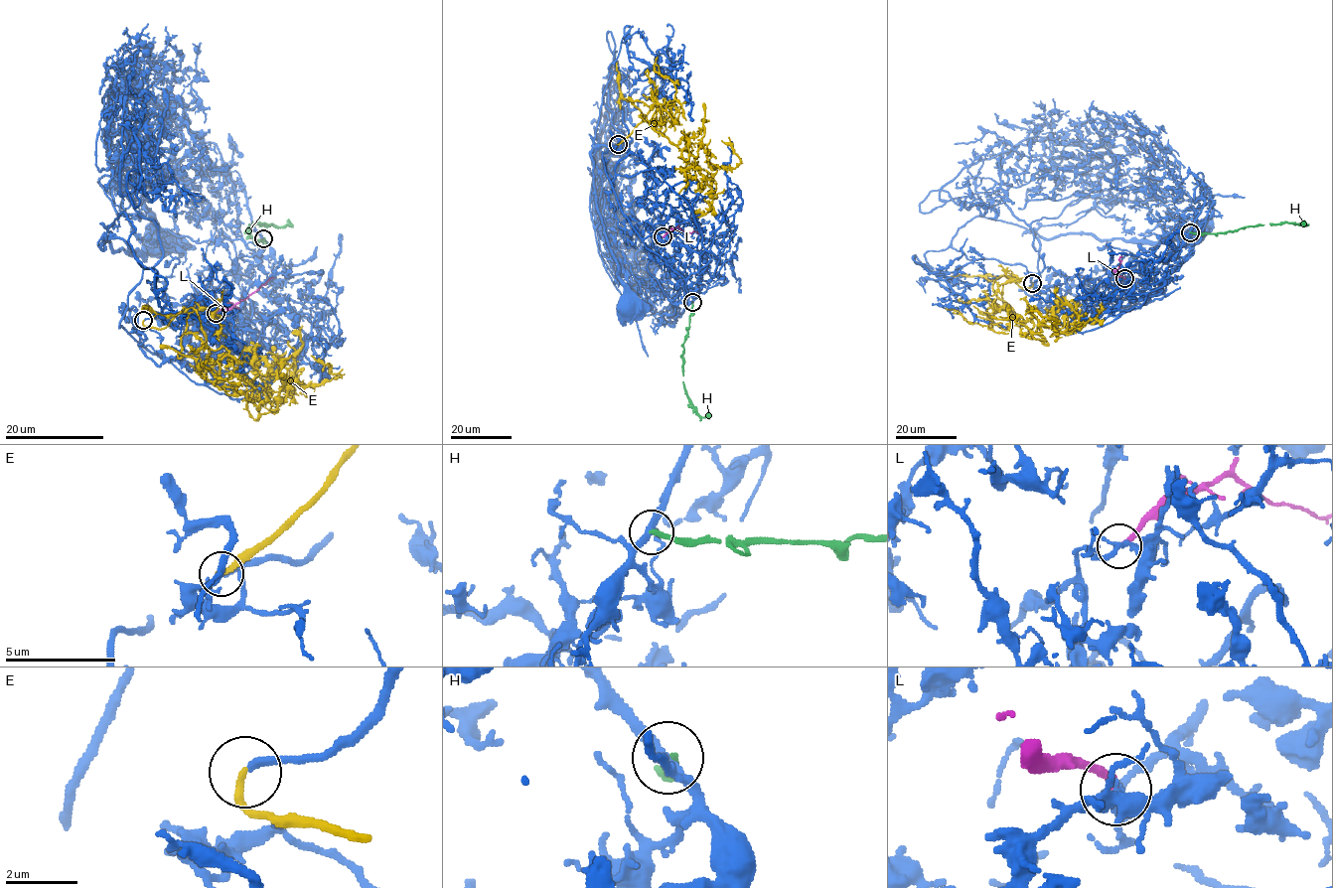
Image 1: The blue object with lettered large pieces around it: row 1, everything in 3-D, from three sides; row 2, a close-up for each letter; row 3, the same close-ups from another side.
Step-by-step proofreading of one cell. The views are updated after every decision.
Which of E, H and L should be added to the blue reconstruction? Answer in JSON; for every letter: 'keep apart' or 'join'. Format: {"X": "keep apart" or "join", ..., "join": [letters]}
{"E": "join", "H": "keep apart", "L": "keep apart", "join": ["E"]}

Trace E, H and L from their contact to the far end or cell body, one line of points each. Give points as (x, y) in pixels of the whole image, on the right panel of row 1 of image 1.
E: (1032, 283), (1009, 277), (1002, 301), (1021, 321), (1033, 317), (1044, 341), (1033, 335), (1056, 321), (1028, 305)
H: (1190, 232), (1225, 233), (1244, 226), (1289, 222), (1302, 223)
L: (1124, 278), (1115, 272), (1121, 256)

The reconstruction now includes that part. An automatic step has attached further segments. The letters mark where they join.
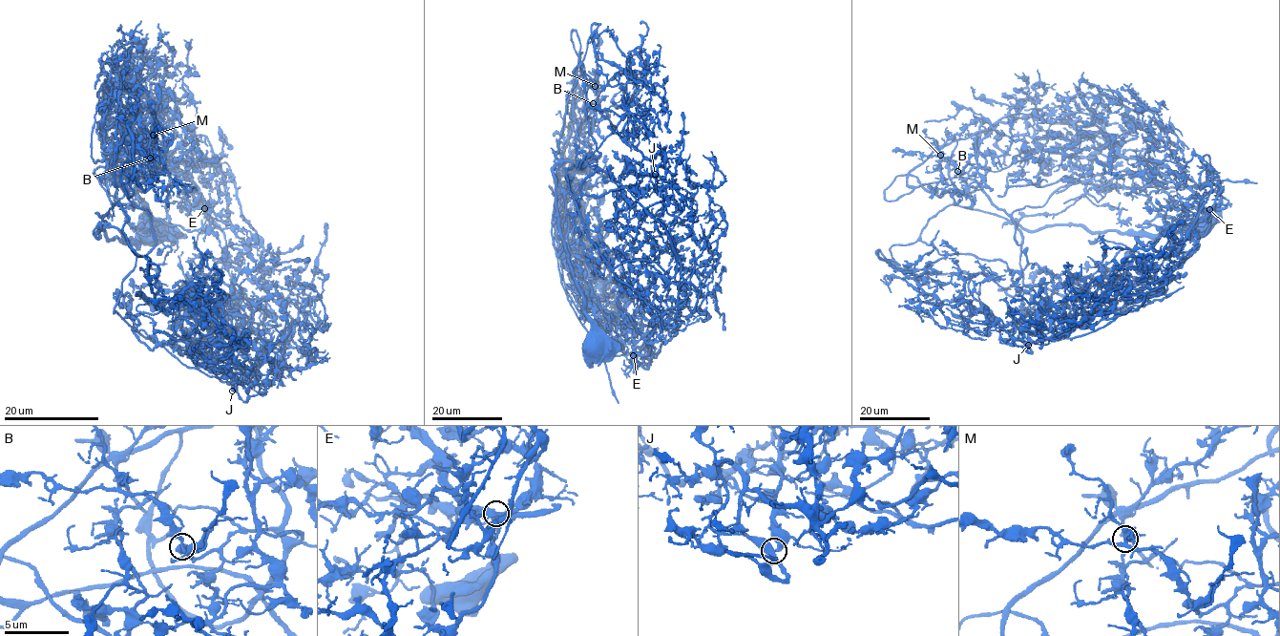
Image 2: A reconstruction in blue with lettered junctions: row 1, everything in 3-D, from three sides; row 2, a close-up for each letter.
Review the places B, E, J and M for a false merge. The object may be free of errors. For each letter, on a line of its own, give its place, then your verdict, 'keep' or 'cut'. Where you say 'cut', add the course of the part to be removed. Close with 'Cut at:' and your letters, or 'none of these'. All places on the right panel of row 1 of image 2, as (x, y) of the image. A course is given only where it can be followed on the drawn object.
B: place (957, 171); keep
E: place (1209, 209); cut; course (1209, 209), (1175, 172), (1125, 158), (1122, 141), (1112, 146), (1105, 141), (1094, 115), (1059, 108)
J: place (1028, 345); keep
M: place (940, 155); keep
Cut at: E

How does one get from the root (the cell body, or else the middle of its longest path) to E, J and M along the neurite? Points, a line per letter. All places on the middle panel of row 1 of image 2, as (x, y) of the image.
E: (595, 348), (558, 226), (557, 163), (565, 200), (566, 291), (588, 320), (608, 317), (632, 343), (633, 355)
J: (595, 348), (553, 171), (577, 66), (594, 80), (585, 111), (600, 153), (583, 159), (610, 124), (654, 174)
M: (595, 348), (558, 226), (553, 168), (563, 160), (577, 168), (597, 160), (576, 134), (597, 100), (595, 86)

